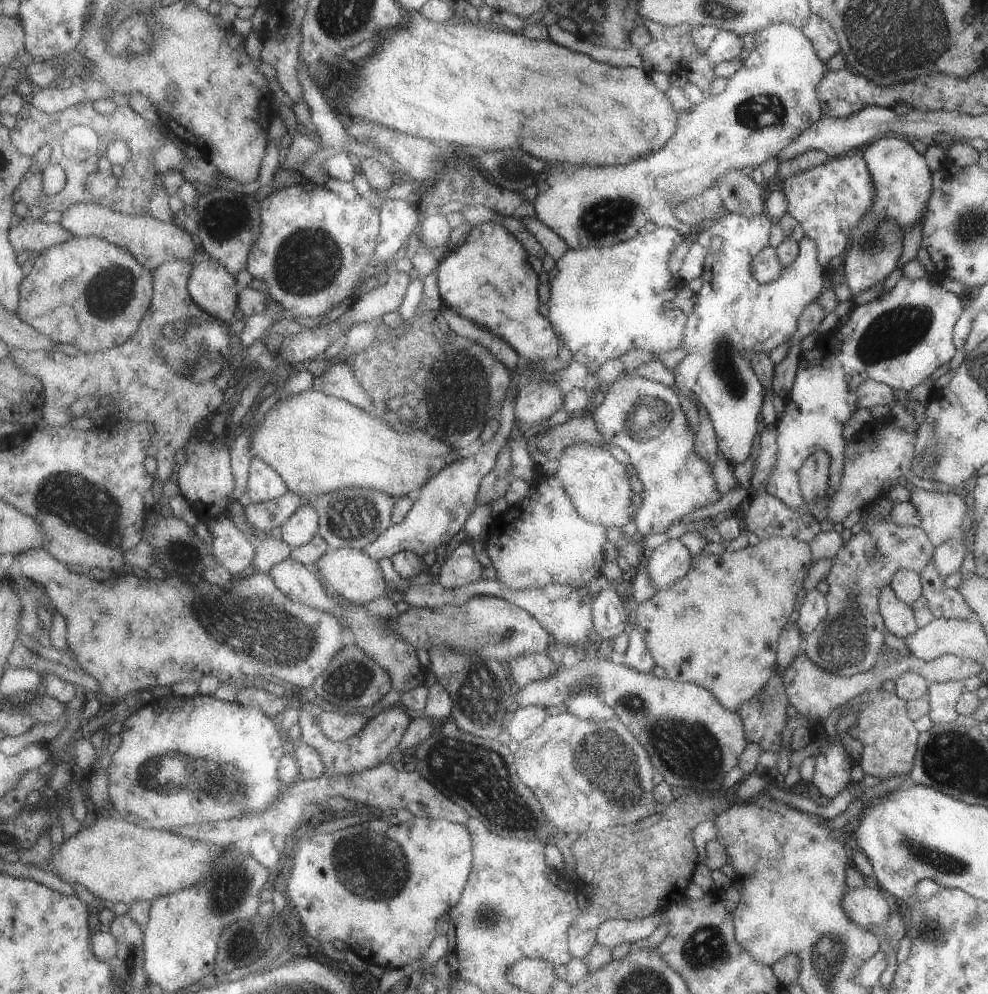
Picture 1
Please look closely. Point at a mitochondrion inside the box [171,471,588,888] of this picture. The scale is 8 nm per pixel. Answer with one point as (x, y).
(481, 778)

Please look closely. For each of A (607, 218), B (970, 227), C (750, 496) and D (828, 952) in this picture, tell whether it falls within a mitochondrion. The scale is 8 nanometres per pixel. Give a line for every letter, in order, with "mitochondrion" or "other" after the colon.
A: mitochondrion
B: mitochondrion
C: other
D: mitochondrion

